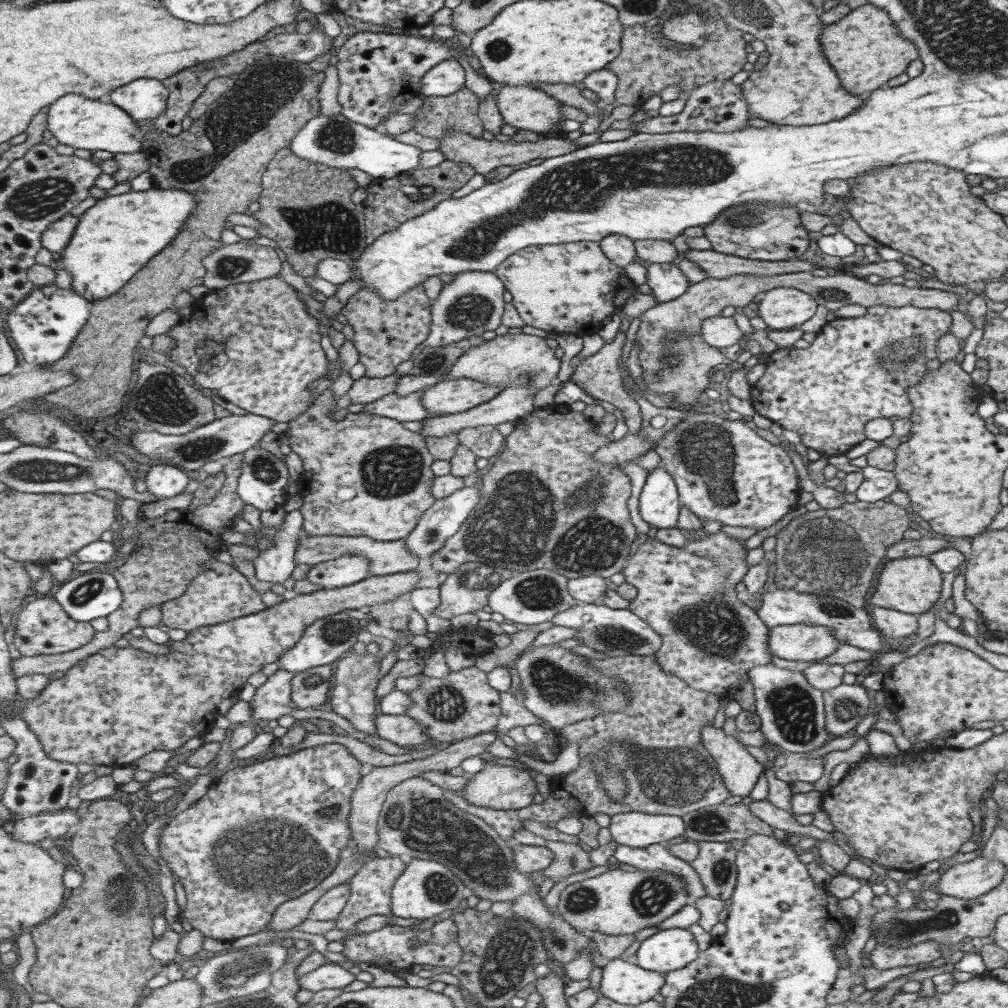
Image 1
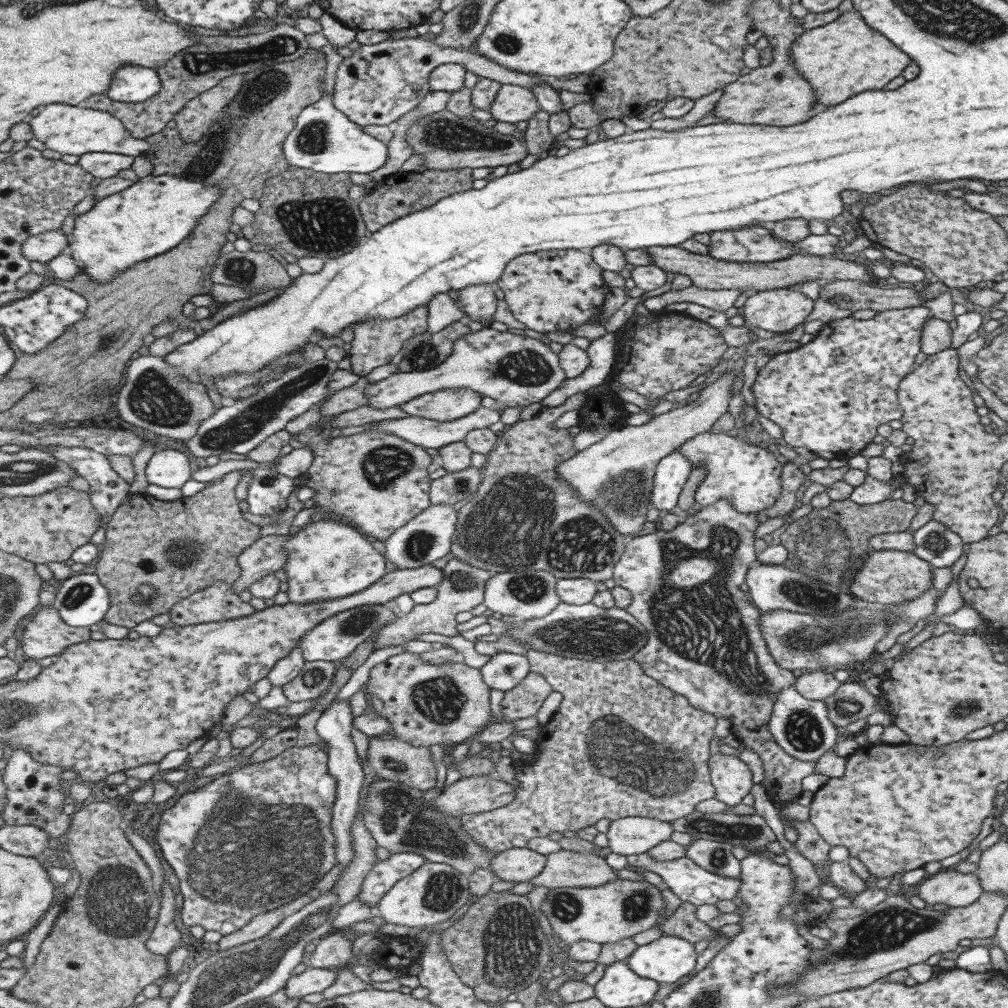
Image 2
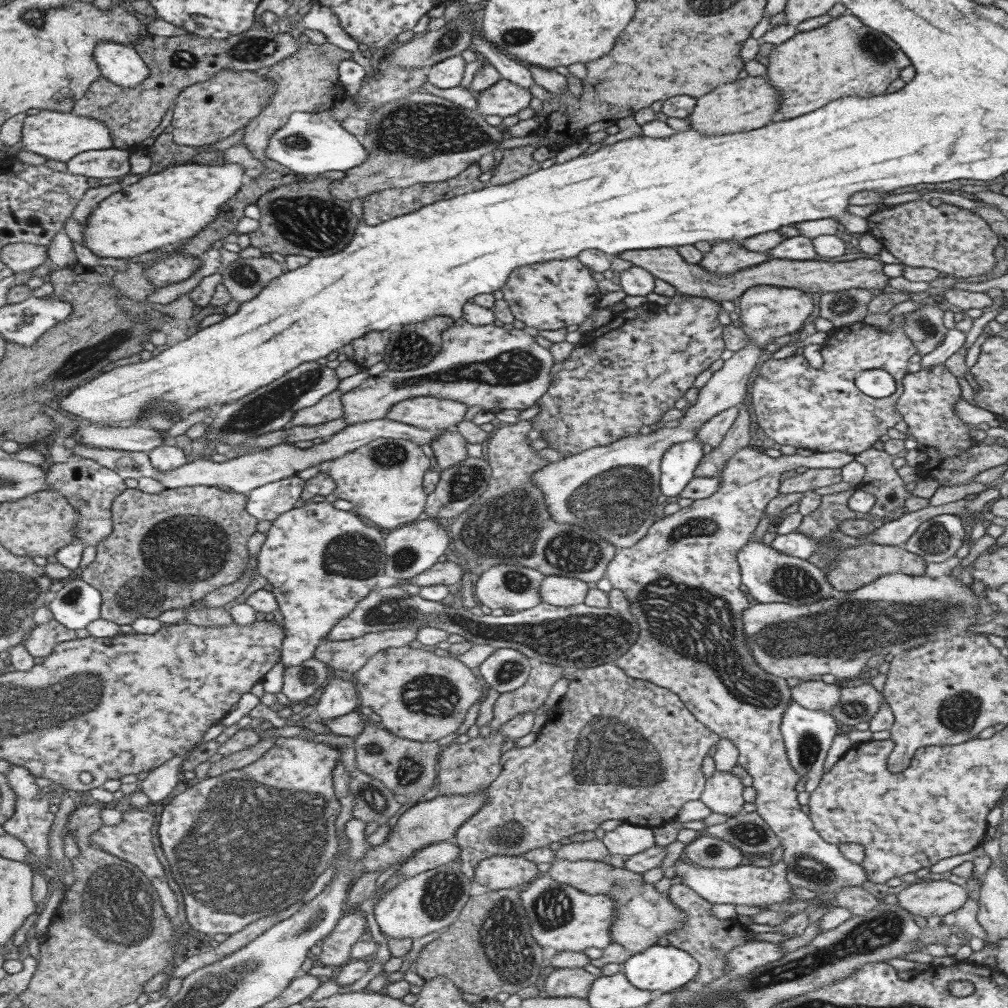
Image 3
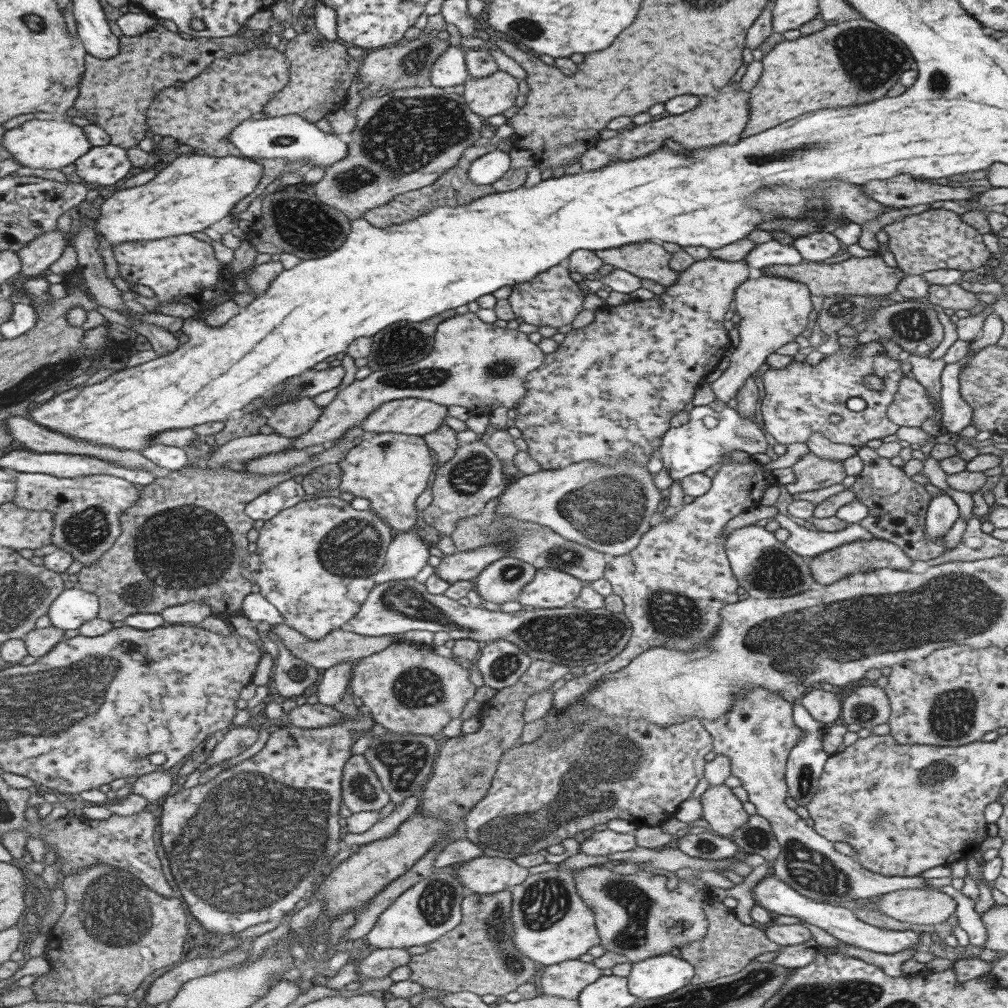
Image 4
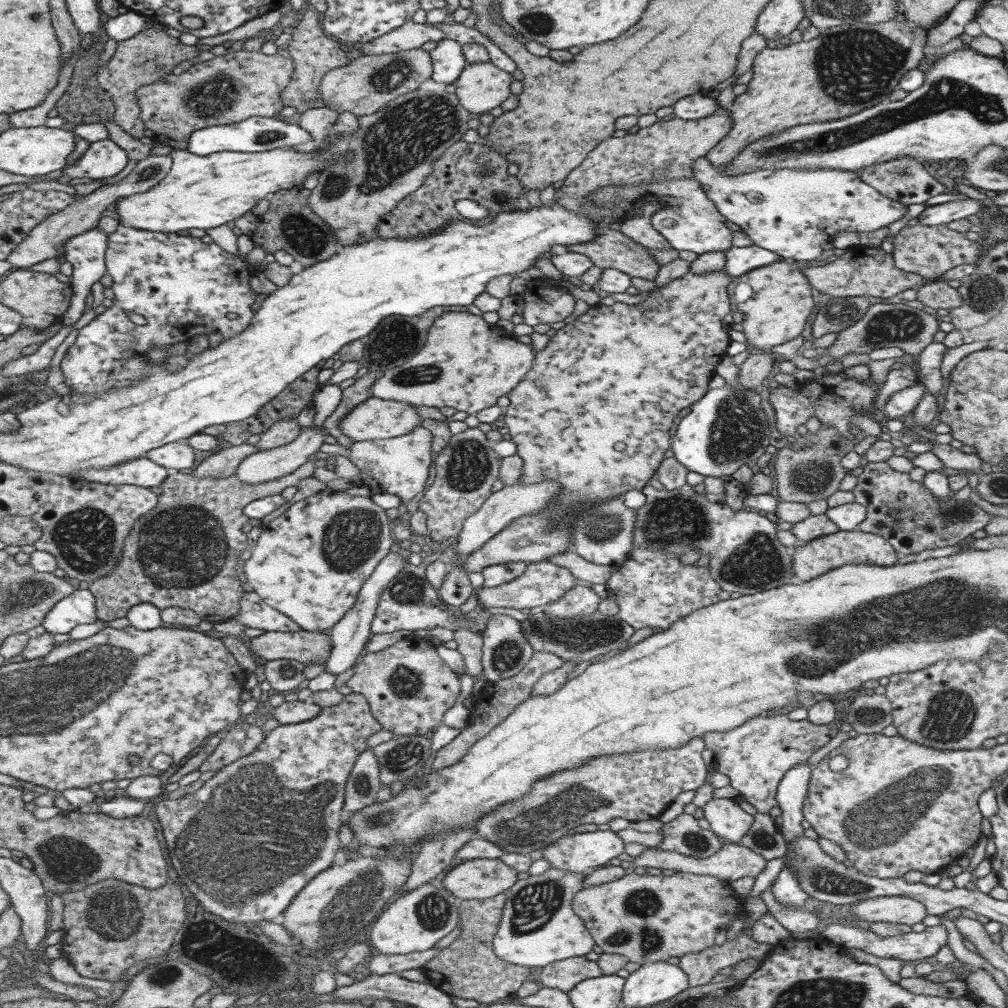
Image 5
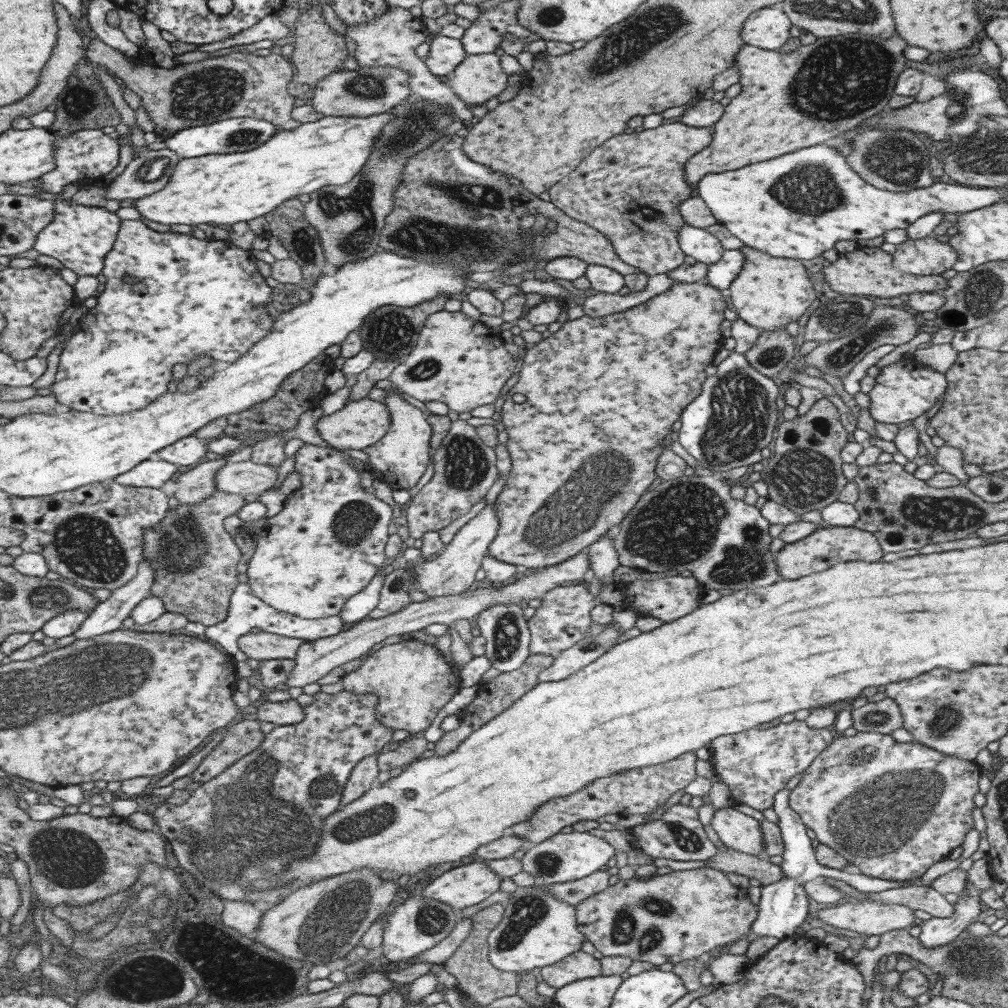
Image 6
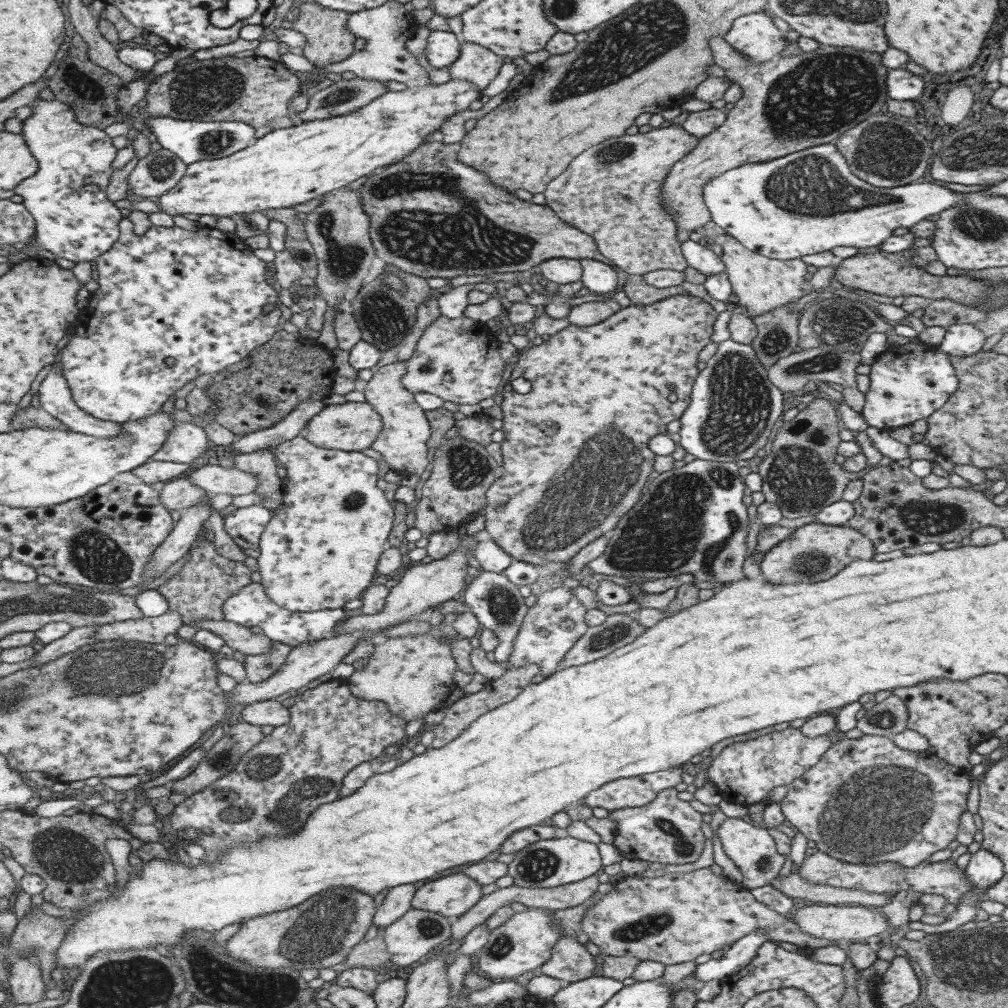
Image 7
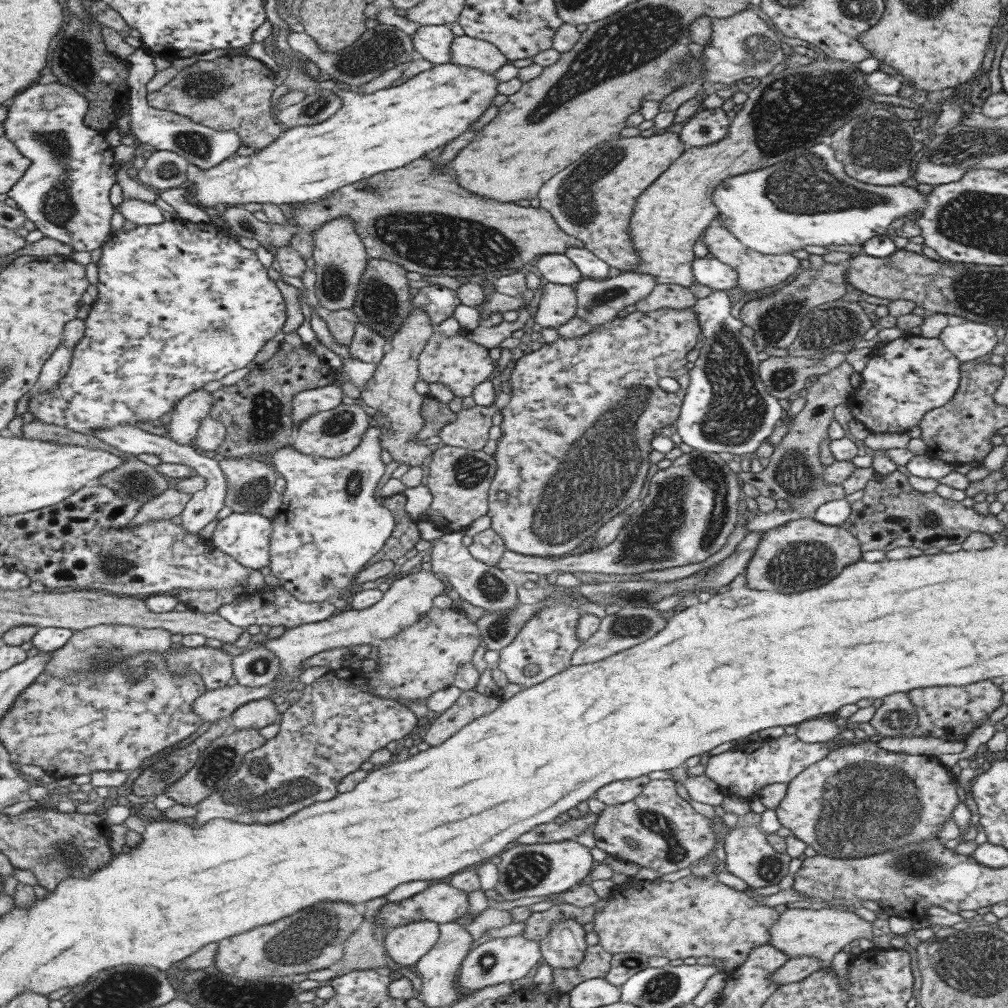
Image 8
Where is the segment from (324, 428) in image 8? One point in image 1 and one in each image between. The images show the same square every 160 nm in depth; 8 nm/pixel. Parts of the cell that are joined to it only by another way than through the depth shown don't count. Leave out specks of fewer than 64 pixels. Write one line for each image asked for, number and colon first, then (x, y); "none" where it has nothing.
1: (458, 395)
2: (447, 405)
3: (428, 413)
4: (409, 416)
5: (375, 418)
6: (364, 422)
7: (351, 427)

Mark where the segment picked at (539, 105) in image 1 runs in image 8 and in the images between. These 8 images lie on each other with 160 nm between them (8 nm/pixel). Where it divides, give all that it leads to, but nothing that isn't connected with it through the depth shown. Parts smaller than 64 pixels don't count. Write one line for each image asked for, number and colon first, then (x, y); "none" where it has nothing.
2: (511, 103)
3: (503, 98)
4: (490, 95)
5: (480, 86)
6: (476, 78)
7: (477, 65)
8: (465, 51)

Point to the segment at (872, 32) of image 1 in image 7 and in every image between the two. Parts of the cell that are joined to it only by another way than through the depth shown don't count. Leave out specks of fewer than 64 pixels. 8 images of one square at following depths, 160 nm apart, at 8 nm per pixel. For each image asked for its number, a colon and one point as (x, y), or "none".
2: (839, 59)
3: (843, 57)
4: (854, 61)
5: (845, 69)
6: (788, 101)
7: (789, 103)

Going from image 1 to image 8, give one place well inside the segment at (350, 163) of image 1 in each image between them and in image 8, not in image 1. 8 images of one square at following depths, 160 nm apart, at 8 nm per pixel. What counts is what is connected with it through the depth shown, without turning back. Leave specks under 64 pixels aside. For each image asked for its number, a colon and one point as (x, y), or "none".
2: (324, 139)
3: (310, 144)
4: (292, 138)
5: (257, 134)
6: (243, 134)
7: (192, 140)
8: (206, 147)

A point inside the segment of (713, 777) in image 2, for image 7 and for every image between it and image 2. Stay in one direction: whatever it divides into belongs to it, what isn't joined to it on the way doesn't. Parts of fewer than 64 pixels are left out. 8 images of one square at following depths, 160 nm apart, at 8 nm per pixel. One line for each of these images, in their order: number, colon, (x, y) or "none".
3: (722, 791)
4: (721, 809)
5: (726, 819)
6: (735, 830)
7: (749, 846)

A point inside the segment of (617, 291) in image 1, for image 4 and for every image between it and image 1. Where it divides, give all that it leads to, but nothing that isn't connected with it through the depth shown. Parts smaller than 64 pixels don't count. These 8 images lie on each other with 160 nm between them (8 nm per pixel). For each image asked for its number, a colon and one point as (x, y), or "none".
2: (549, 290)
3: (546, 295)
4: (550, 298)

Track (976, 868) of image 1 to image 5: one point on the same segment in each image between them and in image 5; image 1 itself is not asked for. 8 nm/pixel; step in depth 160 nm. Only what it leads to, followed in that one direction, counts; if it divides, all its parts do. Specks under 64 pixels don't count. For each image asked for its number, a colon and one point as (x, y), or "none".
2: (952, 889)
3: (939, 897)
4: (927, 906)
5: (898, 910)

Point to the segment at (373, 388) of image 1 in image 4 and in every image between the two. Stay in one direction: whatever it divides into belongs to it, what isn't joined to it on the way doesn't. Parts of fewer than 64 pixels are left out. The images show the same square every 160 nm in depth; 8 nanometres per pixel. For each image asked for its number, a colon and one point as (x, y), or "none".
2: (349, 399)
3: (330, 408)
4: (292, 420)

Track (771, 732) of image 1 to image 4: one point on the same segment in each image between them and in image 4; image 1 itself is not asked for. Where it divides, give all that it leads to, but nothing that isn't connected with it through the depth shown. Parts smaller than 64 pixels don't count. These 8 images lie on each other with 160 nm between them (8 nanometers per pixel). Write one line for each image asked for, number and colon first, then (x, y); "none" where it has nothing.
2: (801, 727)
3: (807, 734)
4: (805, 761)

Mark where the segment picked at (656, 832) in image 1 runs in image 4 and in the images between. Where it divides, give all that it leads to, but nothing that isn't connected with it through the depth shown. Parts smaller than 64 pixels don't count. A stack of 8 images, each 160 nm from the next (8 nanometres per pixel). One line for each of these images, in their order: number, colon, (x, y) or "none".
2: (632, 835)
3: (625, 839)
4: (605, 842)

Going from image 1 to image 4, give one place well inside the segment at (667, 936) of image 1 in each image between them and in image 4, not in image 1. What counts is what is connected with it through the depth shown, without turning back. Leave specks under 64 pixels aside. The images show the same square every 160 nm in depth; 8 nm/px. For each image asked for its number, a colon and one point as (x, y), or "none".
2: (664, 960)
3: (658, 969)
4: (656, 976)

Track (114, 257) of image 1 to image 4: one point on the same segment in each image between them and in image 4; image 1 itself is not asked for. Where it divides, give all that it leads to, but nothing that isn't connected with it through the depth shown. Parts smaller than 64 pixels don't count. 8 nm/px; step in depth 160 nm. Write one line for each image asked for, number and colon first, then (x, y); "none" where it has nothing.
2: (157, 213)
3: (173, 206)
4: (195, 190)

